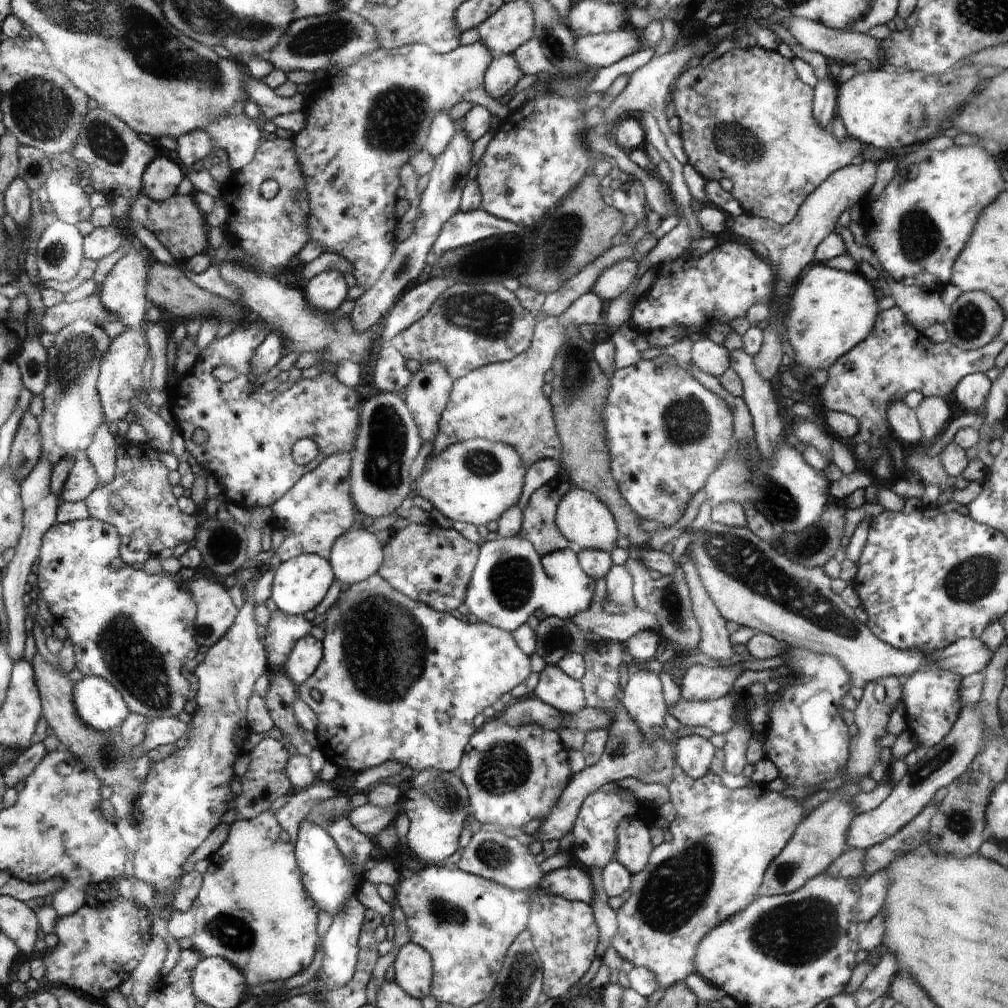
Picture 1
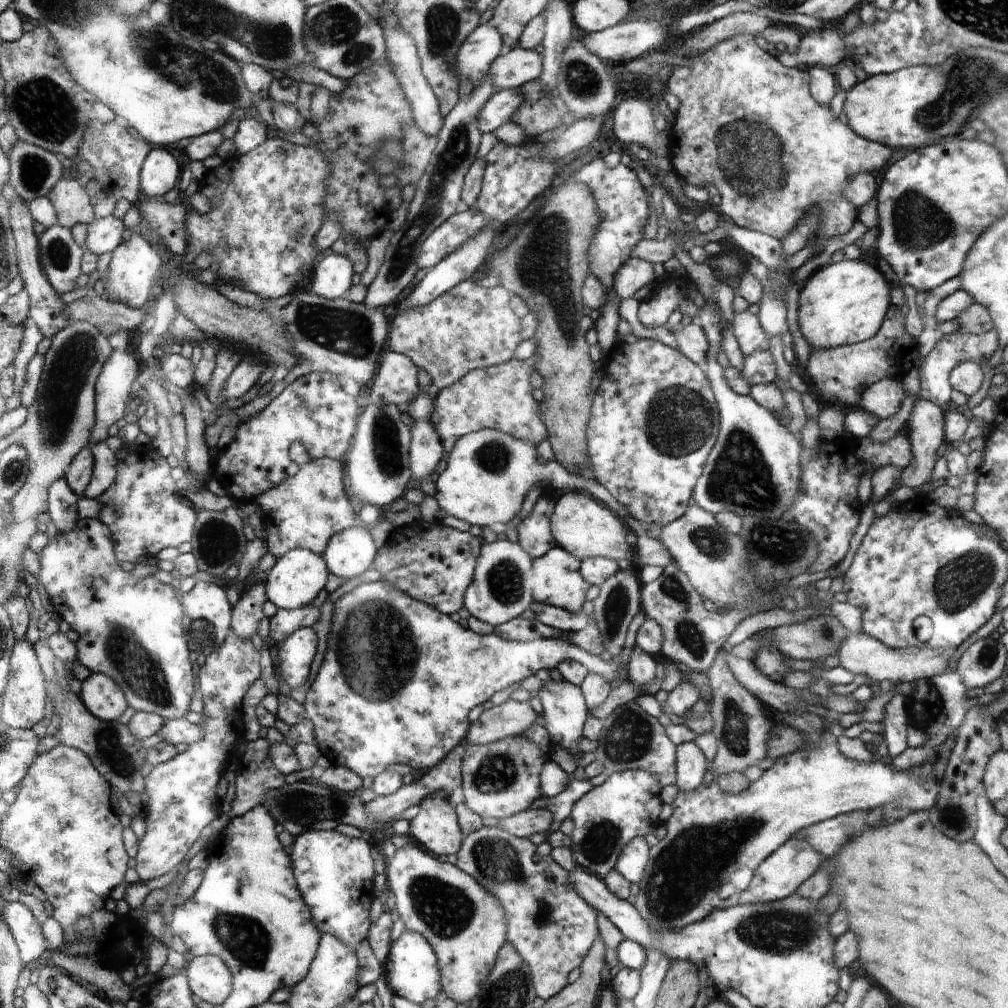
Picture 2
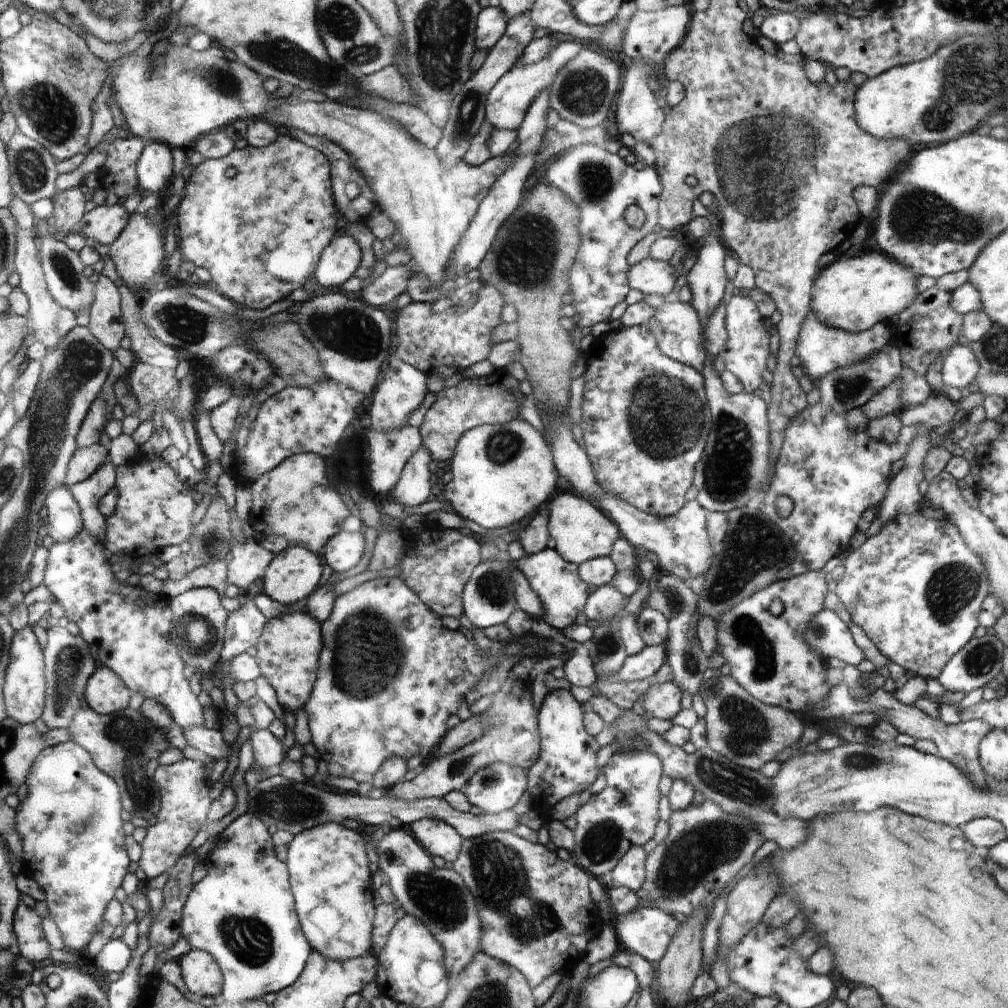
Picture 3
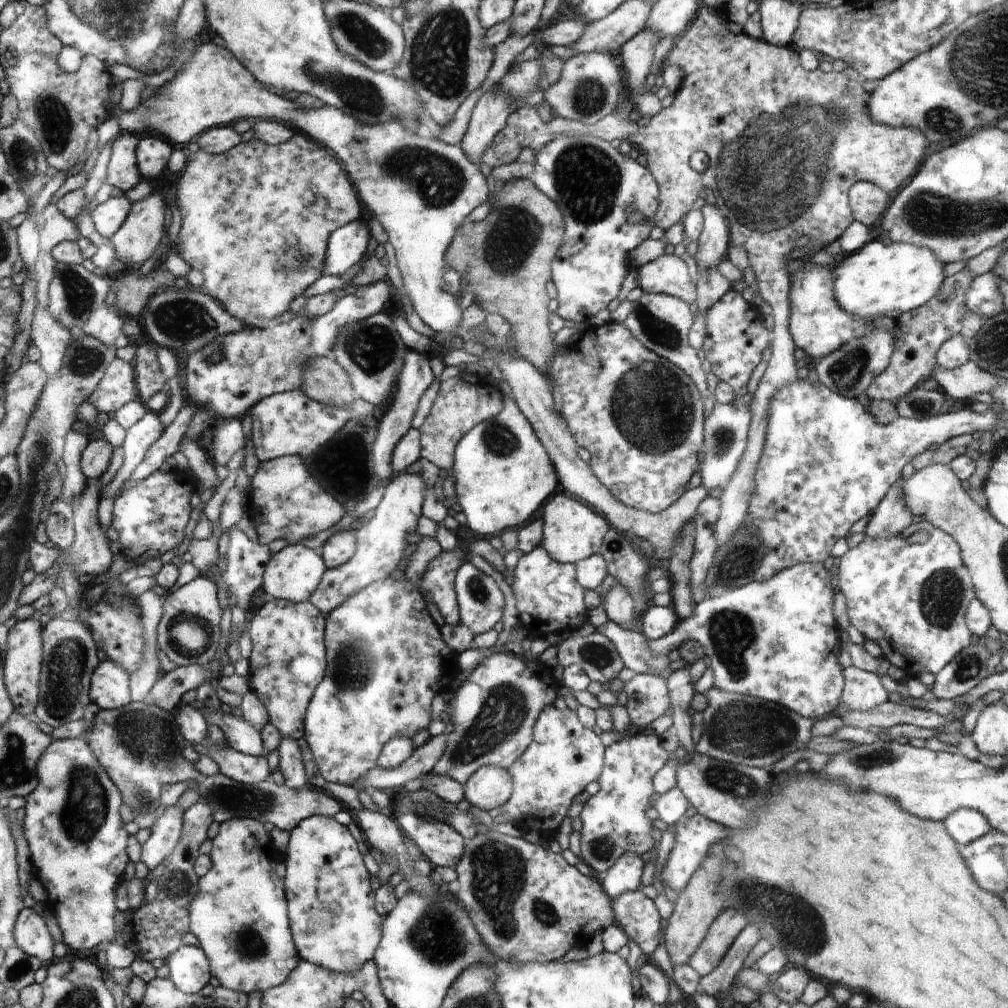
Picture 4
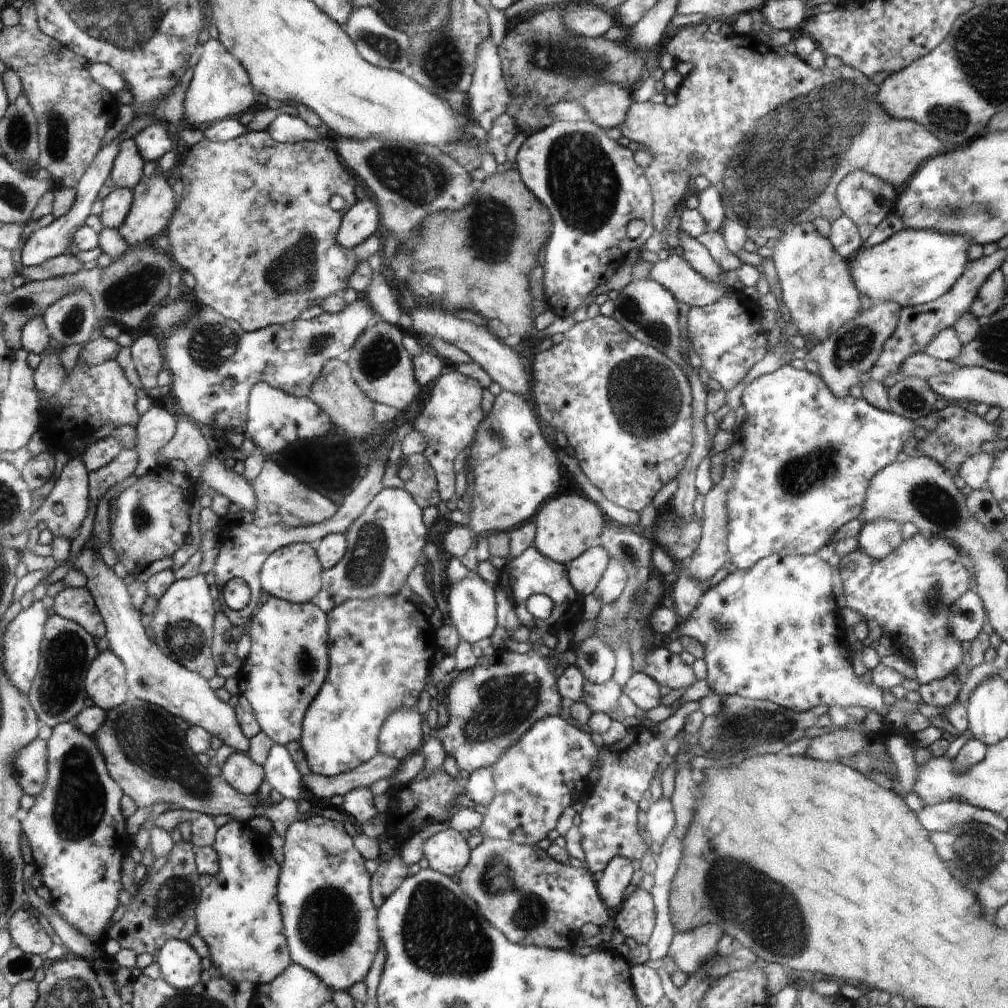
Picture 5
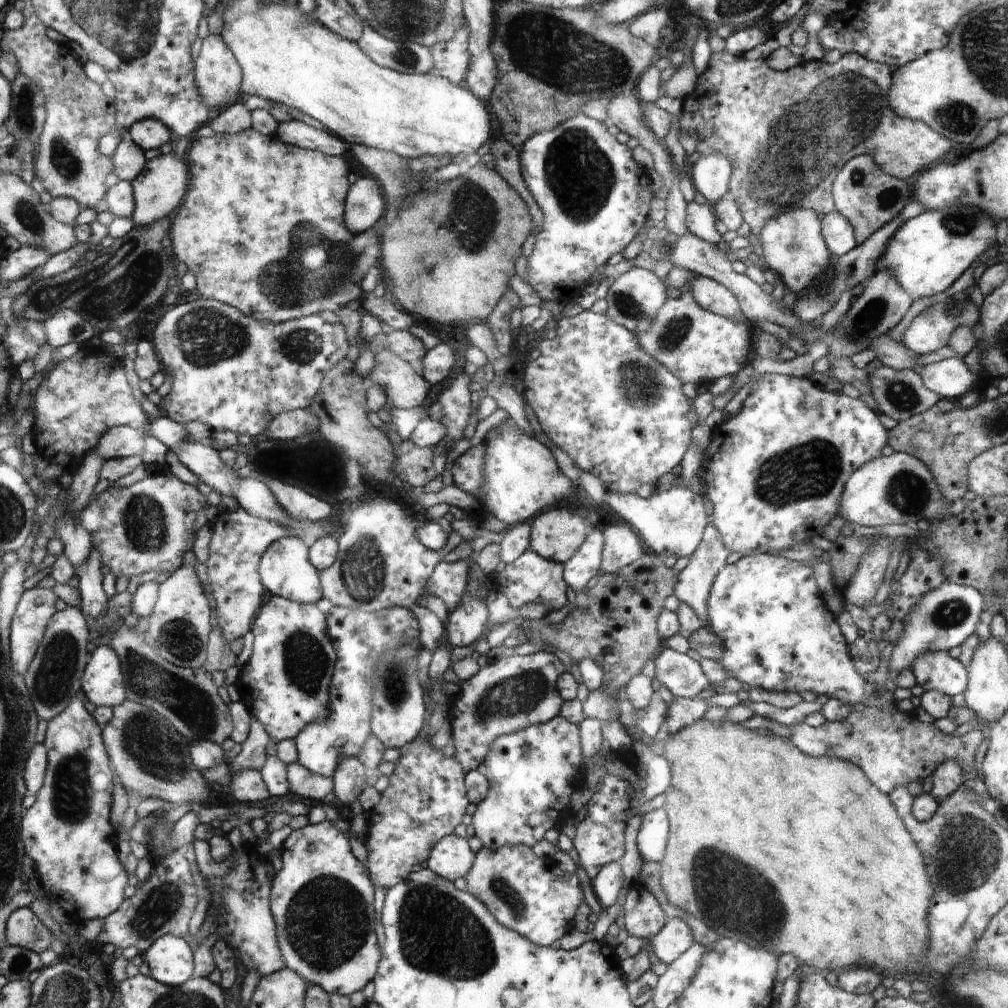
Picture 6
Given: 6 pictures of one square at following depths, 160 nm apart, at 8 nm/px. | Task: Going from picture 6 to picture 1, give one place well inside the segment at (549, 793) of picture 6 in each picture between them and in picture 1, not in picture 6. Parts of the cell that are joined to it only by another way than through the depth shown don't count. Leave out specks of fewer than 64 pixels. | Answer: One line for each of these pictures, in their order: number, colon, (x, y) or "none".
1: (565, 694)
2: (565, 707)
3: (566, 766)
4: (565, 757)
5: (540, 778)

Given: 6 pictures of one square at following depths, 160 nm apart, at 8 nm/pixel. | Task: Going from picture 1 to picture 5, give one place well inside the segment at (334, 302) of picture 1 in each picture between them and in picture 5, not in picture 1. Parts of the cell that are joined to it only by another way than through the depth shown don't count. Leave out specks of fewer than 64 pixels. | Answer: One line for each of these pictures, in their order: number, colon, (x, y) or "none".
2: (331, 279)
3: (341, 258)
4: (348, 244)
5: (362, 220)

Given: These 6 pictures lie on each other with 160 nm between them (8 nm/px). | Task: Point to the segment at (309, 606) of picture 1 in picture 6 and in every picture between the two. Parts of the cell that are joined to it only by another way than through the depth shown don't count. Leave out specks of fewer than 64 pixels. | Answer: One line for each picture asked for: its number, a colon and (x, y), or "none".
2: (298, 577)
3: (293, 573)
4: (293, 573)
5: (292, 573)
6: (285, 569)

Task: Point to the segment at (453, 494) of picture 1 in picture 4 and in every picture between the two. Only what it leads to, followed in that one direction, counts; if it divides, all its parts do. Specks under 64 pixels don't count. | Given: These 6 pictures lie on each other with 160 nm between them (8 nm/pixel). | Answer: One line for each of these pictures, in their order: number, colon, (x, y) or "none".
2: (489, 472)
3: (500, 473)
4: (503, 474)

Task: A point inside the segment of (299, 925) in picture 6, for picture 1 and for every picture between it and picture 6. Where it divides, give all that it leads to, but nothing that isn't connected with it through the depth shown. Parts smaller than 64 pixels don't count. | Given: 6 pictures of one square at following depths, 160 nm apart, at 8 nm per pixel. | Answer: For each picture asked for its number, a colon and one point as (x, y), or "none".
1: (331, 880)
2: (335, 873)
3: (330, 879)
4: (333, 920)
5: (330, 921)

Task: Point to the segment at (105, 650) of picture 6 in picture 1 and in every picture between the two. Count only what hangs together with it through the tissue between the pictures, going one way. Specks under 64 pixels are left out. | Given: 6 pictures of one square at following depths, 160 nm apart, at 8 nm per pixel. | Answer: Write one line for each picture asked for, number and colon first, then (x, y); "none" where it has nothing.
1: (99, 704)
2: (101, 694)
3: (105, 692)
4: (109, 688)
5: (104, 682)

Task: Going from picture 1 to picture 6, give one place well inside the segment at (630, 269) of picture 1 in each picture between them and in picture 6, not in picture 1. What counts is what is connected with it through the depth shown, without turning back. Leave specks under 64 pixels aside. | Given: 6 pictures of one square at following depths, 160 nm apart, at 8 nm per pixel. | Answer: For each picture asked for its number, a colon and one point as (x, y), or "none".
2: (636, 273)
3: (650, 276)
4: (668, 273)
5: (674, 273)
6: (712, 295)

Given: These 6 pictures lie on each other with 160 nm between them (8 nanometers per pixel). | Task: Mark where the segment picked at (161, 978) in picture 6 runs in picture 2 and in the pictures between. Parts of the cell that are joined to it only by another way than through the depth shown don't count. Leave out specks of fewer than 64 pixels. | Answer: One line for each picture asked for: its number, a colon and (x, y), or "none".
2: (210, 978)
3: (201, 974)
4: (188, 966)
5: (179, 964)

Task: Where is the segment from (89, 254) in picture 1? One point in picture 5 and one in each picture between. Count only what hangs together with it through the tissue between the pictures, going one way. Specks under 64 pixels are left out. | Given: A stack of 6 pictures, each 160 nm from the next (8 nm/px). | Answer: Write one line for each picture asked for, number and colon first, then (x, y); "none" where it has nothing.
2: (104, 234)
3: (102, 223)
4: (107, 217)
5: (116, 206)

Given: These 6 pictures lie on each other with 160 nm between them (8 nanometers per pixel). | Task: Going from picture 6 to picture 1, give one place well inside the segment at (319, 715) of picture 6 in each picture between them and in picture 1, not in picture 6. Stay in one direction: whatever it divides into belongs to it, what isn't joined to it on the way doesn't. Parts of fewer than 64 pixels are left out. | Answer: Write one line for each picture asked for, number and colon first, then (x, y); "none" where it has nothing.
1: (302, 662)
2: (295, 653)
3: (288, 650)
4: (288, 657)
5: (288, 661)

